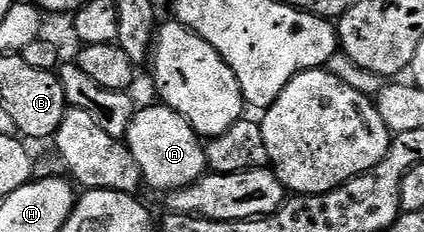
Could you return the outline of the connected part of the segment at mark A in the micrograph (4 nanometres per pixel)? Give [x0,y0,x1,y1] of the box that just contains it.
[124,102,207,194]

